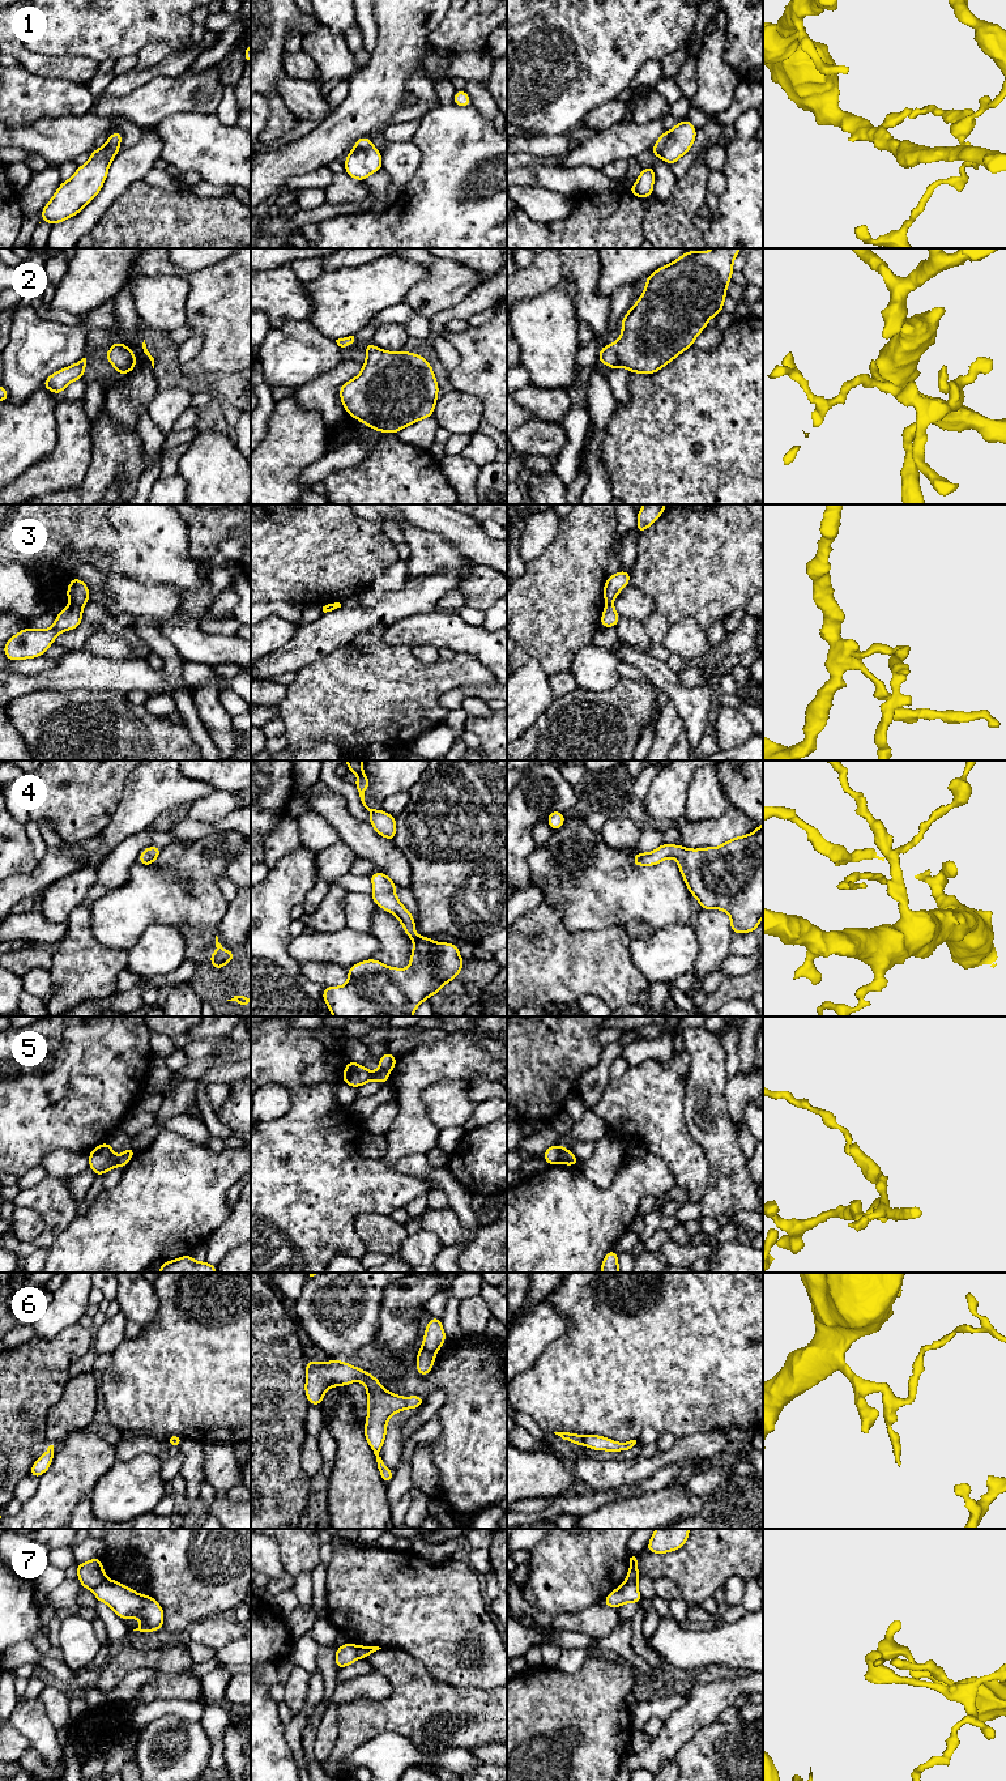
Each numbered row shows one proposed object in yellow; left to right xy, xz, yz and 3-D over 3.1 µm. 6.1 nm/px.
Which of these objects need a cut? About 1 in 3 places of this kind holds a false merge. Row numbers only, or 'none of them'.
1, 3, 5, 6, 7

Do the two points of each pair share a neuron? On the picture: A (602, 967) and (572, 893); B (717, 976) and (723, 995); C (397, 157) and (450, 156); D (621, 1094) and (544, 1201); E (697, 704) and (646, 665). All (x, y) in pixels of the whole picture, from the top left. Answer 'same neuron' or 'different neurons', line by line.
A: different neurons
B: different neurons
C: different neurons
D: different neurons
E: same neuron

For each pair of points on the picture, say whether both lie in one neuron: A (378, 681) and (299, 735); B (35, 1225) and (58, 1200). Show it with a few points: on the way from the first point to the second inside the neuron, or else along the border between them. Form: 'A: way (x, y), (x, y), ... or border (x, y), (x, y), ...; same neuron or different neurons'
A: way (358, 691), (319, 715); same neuron
B: border (16, 1206), (43, 1221), (33, 1241); different neurons

